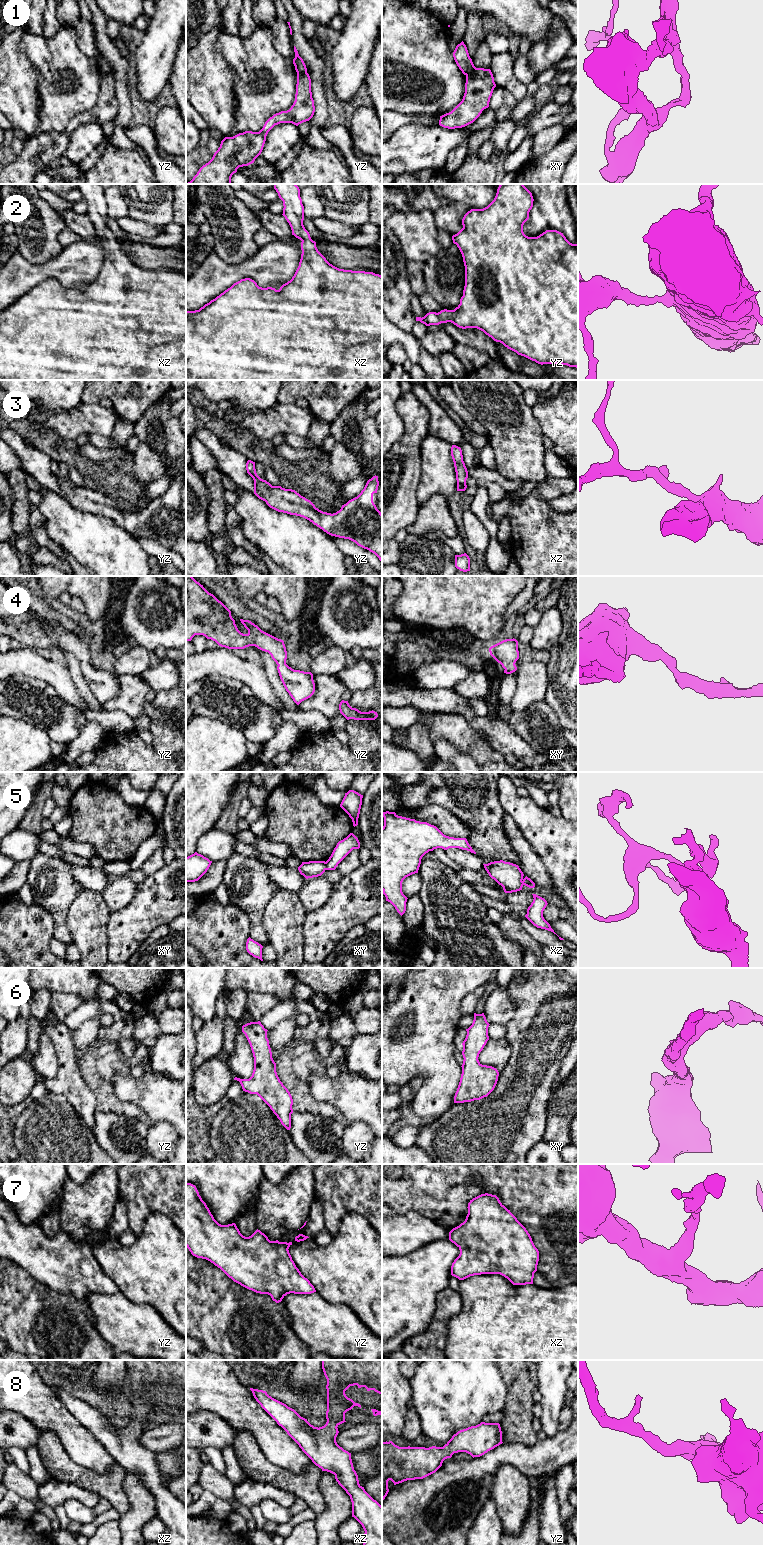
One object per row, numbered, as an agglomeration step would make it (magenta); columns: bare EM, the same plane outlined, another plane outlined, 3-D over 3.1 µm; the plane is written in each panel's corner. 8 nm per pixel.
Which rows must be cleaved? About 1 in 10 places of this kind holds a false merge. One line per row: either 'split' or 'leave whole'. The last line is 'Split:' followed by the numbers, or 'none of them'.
1: split
2: leave whole
3: leave whole
4: leave whole
5: split
6: leave whole
7: leave whole
8: leave whole
Split: 1, 5

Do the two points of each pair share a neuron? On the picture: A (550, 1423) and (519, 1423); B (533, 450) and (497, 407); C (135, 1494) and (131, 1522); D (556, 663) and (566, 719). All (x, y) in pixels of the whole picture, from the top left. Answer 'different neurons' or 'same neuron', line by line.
A: different neurons
B: same neuron
C: same neuron
D: same neuron

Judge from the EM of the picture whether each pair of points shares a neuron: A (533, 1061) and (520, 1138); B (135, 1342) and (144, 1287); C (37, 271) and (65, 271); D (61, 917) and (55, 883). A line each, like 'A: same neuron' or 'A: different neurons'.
A: same neuron
B: different neurons
C: same neuron
D: same neuron

